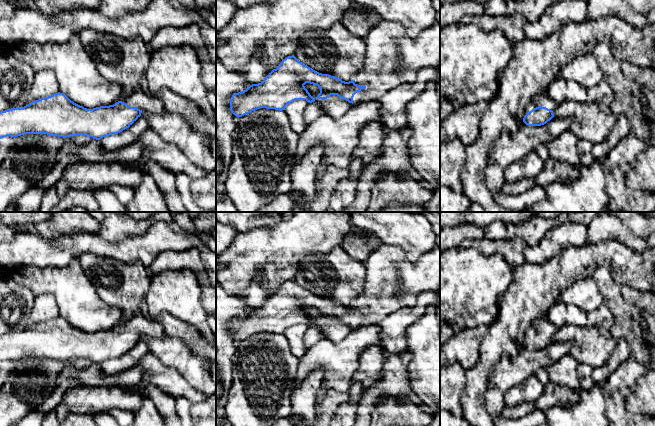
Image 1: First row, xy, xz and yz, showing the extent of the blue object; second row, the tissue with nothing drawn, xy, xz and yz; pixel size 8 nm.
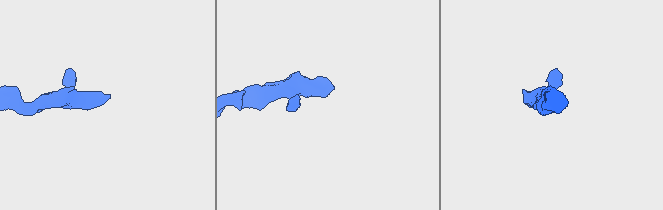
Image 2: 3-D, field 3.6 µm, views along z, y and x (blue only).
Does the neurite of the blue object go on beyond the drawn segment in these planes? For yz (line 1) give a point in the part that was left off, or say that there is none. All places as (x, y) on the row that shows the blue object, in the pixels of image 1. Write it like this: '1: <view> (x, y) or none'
1: yz (543, 100)

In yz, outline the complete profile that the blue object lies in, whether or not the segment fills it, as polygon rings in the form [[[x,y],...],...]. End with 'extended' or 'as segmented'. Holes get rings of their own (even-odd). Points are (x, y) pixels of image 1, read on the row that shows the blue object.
[[[547,93],[536,96],[527,106],[528,113],[524,116],[523,122],[528,126],[541,126],[550,121],[556,105]]]; extended

